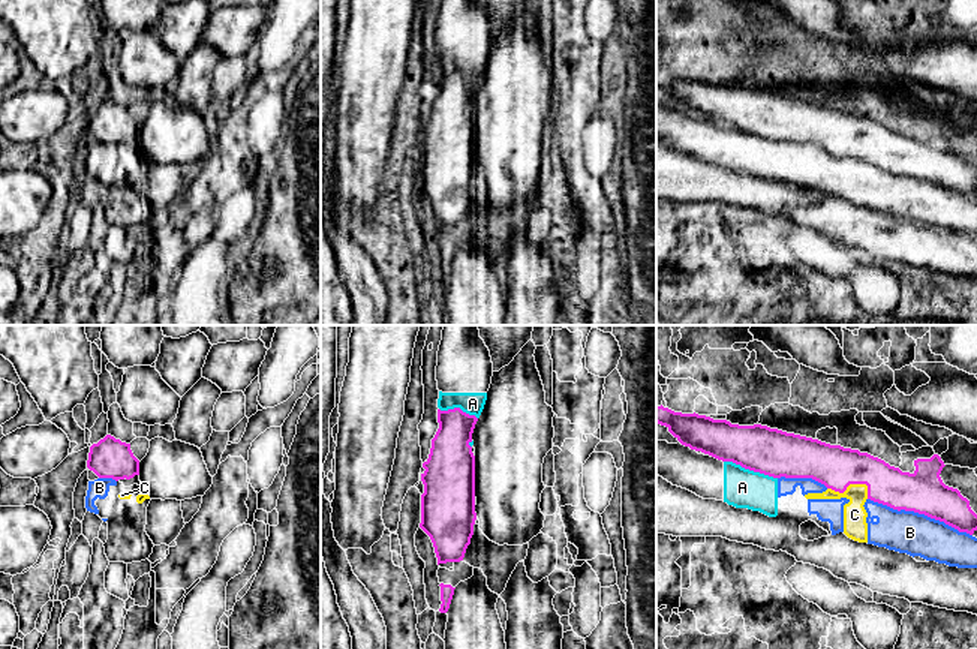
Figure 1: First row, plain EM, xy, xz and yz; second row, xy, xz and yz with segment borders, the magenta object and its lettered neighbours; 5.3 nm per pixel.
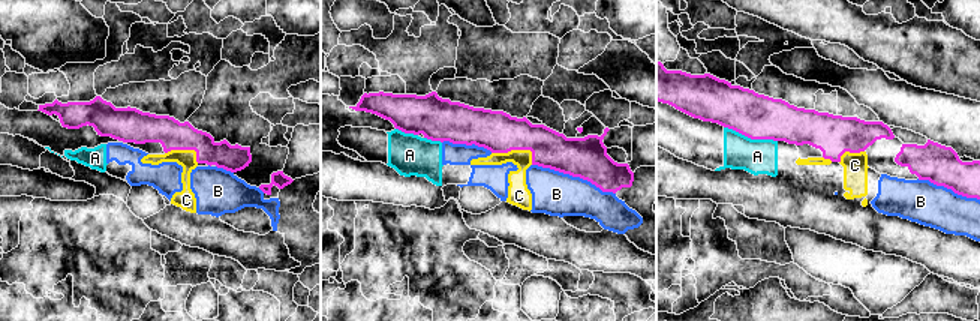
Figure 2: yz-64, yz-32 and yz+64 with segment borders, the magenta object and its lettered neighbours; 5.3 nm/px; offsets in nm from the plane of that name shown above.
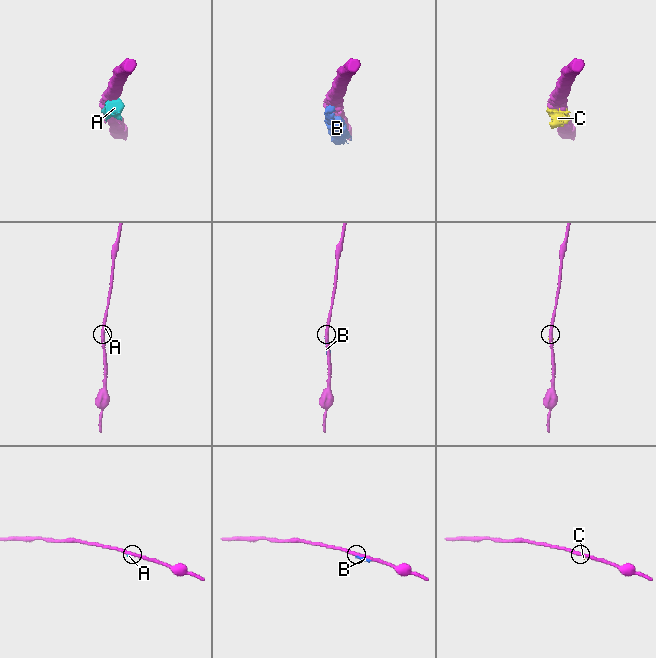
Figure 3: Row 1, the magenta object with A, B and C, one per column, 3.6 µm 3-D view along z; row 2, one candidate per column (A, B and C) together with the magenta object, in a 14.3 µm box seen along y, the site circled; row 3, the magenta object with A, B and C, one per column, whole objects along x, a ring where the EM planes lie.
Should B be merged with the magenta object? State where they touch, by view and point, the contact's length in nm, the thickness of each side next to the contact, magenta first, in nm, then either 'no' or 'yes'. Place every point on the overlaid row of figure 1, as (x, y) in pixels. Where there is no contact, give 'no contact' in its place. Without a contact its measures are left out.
meets magenta in yz at (920, 513); contact 600 nm long; 240 nm thick on the magenta side, 220 nm on the other; no

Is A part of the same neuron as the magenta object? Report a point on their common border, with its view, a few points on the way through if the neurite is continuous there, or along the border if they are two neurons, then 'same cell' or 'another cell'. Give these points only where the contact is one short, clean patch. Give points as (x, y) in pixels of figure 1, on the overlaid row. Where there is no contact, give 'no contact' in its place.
yz (751, 469) | along yz (724, 460), (732, 460), (776, 478) | another cell

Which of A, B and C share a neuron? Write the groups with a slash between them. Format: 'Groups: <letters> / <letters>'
Groups: A B C

